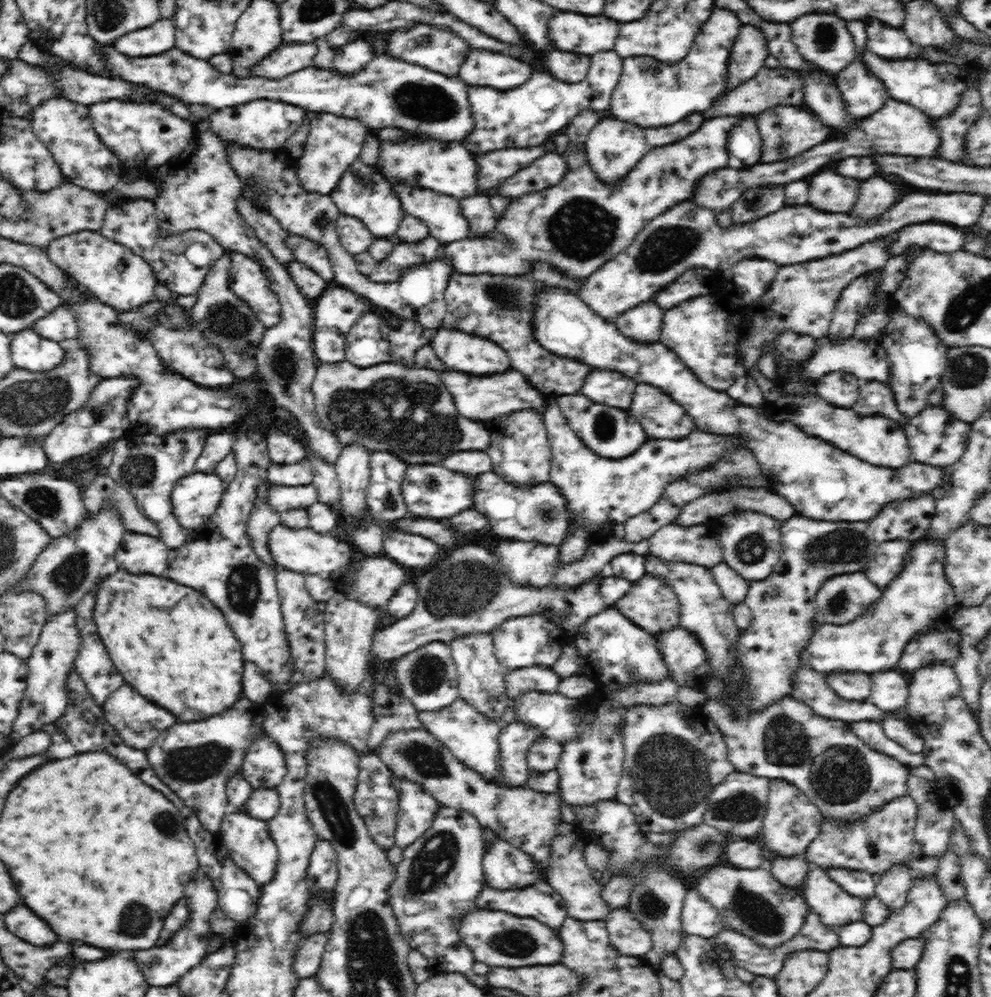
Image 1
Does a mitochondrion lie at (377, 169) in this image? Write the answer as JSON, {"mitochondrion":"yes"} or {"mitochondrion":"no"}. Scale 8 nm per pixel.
{"mitochondrion":"no"}

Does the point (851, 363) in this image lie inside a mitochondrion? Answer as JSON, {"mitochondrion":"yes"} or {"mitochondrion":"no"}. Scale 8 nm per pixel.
{"mitochondrion":"no"}

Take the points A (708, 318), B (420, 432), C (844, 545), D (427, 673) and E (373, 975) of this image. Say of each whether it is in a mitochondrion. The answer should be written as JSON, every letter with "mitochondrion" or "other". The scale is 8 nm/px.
{"A":"other","B":"mitochondrion","C":"mitochondrion","D":"mitochondrion","E":"mitochondrion"}

